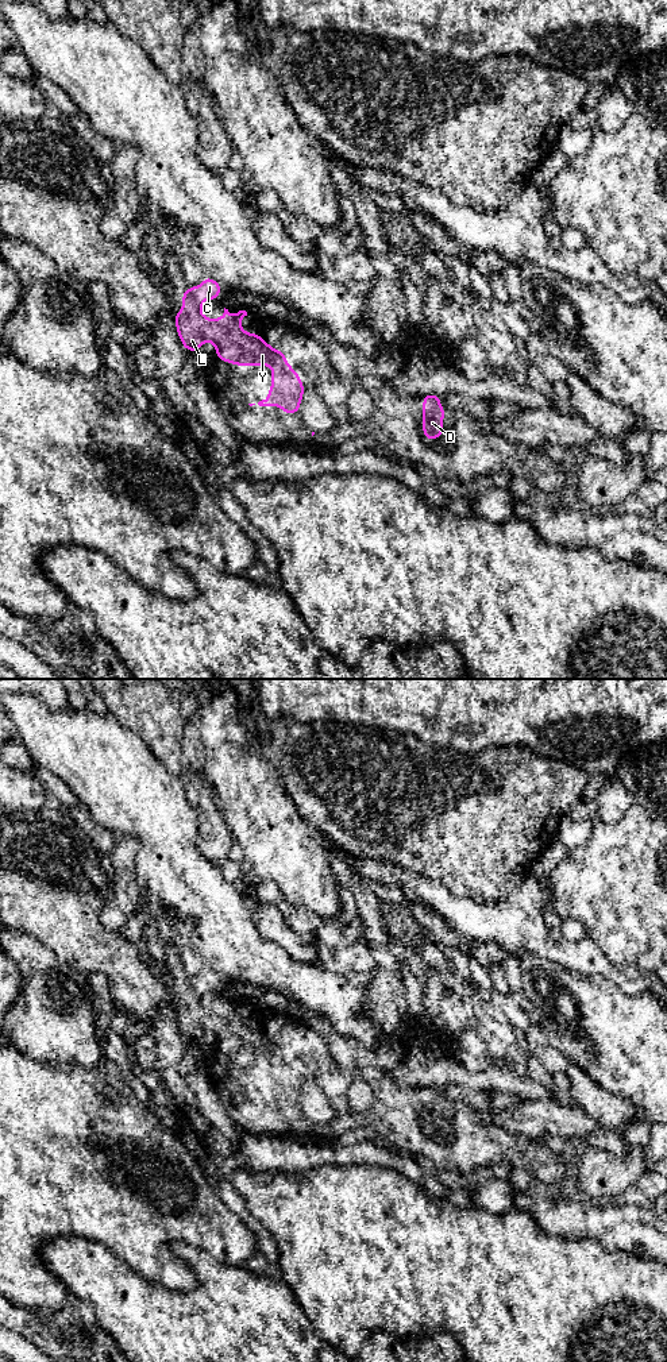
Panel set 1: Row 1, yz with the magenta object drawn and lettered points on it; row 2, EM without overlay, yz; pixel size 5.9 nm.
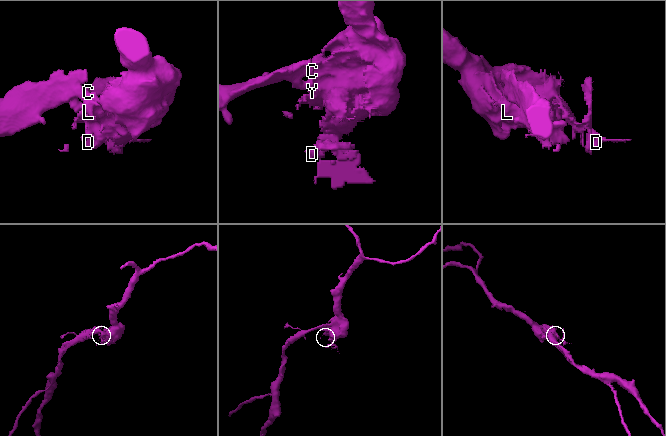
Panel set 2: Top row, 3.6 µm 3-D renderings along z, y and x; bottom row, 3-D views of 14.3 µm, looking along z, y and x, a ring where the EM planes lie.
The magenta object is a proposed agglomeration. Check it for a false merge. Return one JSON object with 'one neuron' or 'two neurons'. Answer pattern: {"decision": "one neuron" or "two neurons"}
{"decision": "two neurons"}

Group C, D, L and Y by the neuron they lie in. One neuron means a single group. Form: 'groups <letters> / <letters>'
groups C / D L Y

